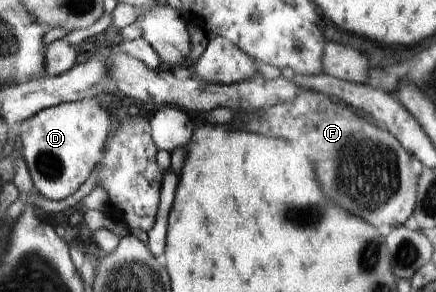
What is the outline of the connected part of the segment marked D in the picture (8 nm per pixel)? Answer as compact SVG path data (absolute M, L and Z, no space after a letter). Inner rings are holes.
M96 99L76 100L64 102L53 108L44 108L30 120L26 120L17 128L20 141L22 141L22 151L24 159L32 178L35 190L39 195L56 201L66 198L66 195L78 191L78 187L90 177L94 167L98 165L102 157L102 147L109 135L110 118Z

